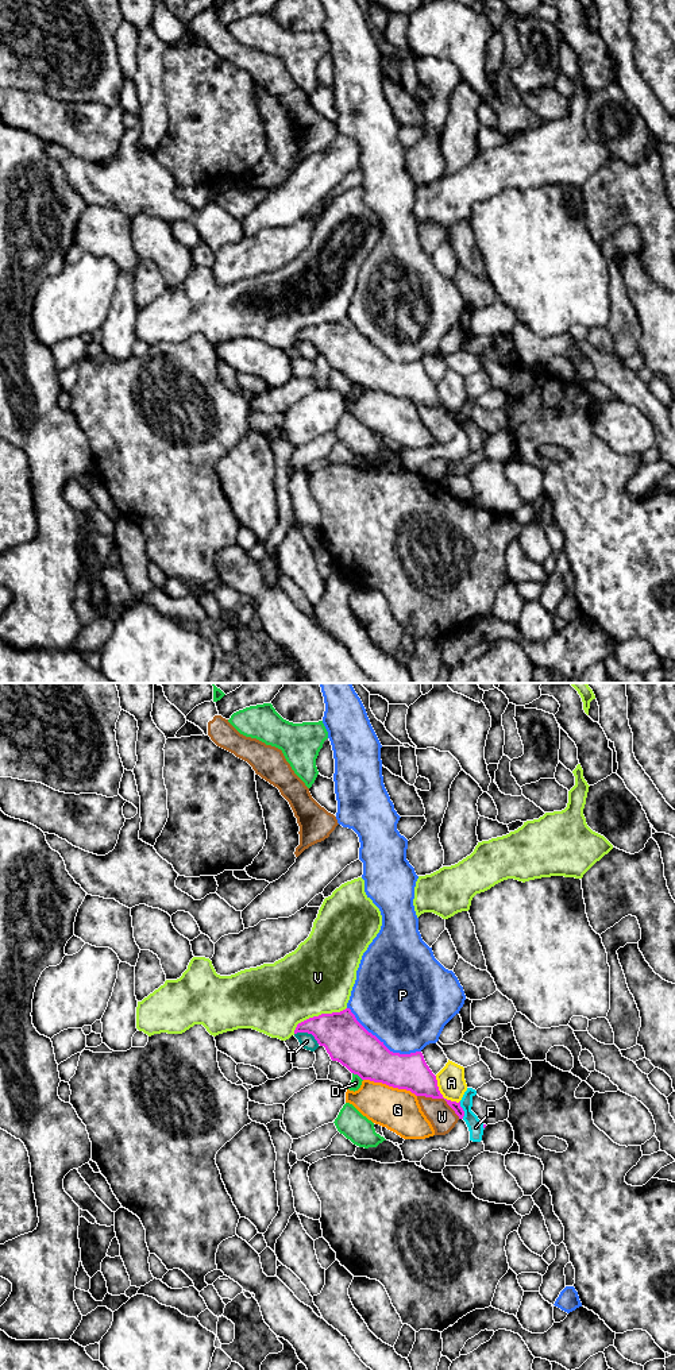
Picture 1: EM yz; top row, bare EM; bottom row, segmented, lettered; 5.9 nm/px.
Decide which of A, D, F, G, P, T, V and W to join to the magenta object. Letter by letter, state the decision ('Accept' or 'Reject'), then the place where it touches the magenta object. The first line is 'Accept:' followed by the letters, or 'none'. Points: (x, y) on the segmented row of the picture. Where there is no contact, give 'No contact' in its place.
Accept: none
A: Reject. Touches magenta at yz (440, 1093)
D: Reject. Touches magenta at yz (358, 1075)
F: Reject. Touches magenta at yz (462, 1110)
G: Reject. Touches magenta at yz (390, 1085)
P: Reject. Touches magenta at yz (382, 1042)
T: Reject. Touches magenta at yz (308, 1033)
V: Reject. Touches magenta at yz (319, 1015)
W: Reject. Touches magenta at yz (440, 1098)

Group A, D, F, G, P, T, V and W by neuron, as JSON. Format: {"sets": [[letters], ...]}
{"sets": [["A", "T"], ["D"], ["F"], ["G"], ["P"], ["V"], ["W"]]}

